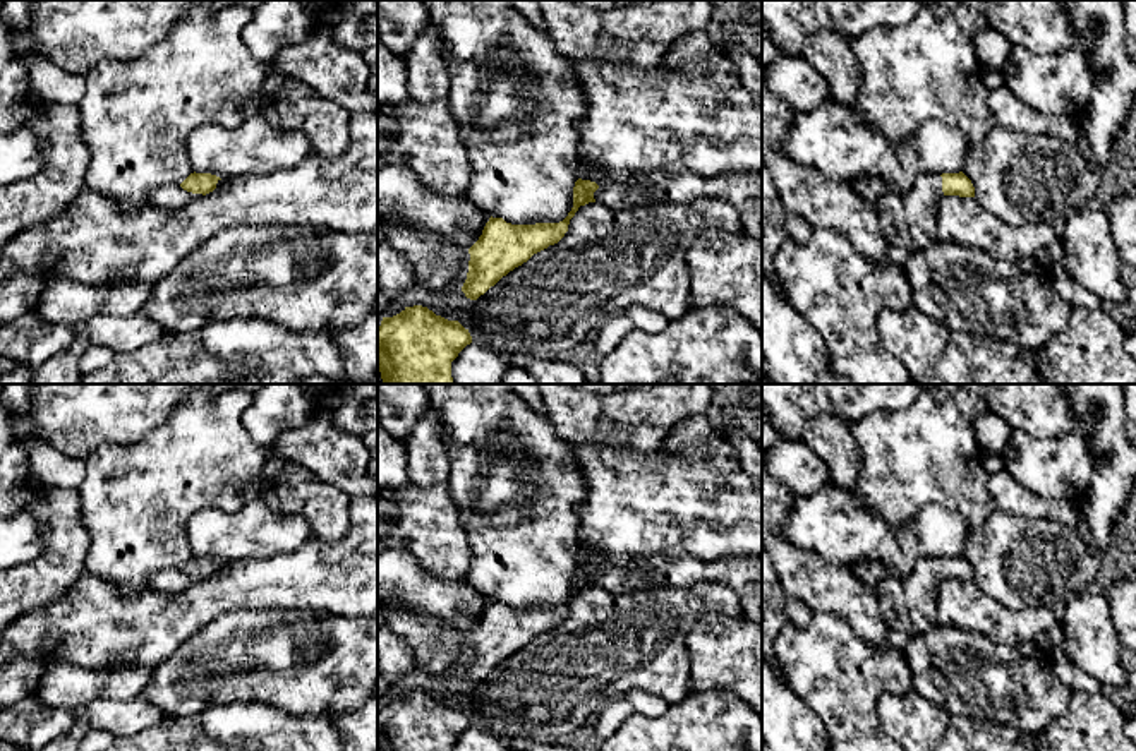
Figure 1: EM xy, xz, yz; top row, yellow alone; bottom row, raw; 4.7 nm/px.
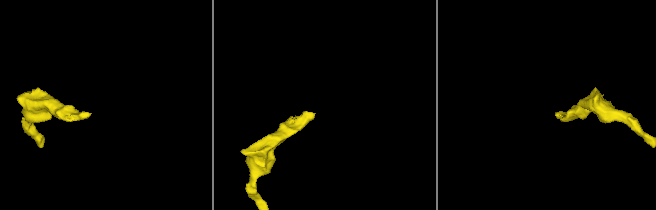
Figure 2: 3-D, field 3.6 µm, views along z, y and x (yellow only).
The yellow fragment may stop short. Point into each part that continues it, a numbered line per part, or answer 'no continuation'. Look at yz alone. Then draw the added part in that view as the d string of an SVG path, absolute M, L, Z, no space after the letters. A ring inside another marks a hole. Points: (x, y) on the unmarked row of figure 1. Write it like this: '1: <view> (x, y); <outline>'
1: yz (908, 604); M920 559L903 578L884 576L875 592L889 629L916 636L934 628L942 581L940 559Z

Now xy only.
1: xy (174, 582); M161 569L149 576L148 585L156 592L178 595L201 580L187 576L180 569Z

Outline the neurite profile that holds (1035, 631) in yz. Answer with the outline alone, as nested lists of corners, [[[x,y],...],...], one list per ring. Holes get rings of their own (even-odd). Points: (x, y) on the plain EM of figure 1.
[[[944,580],[937,595],[937,624],[983,634],[995,643],[1050,665],[1062,646],[1062,626],[1045,604],[1011,610],[975,581]]]

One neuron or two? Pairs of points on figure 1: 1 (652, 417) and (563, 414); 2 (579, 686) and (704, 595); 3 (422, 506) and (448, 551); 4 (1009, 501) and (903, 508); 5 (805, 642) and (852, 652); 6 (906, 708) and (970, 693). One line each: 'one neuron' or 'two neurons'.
1: one neuron
2: one neuron
3: one neuron
4: two neurons
5: one neuron
6: two neurons

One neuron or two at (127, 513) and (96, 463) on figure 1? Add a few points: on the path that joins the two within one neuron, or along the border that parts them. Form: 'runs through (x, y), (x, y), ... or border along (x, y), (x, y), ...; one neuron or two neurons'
runs through (122, 501), (102, 480), (102, 475); one neuron

